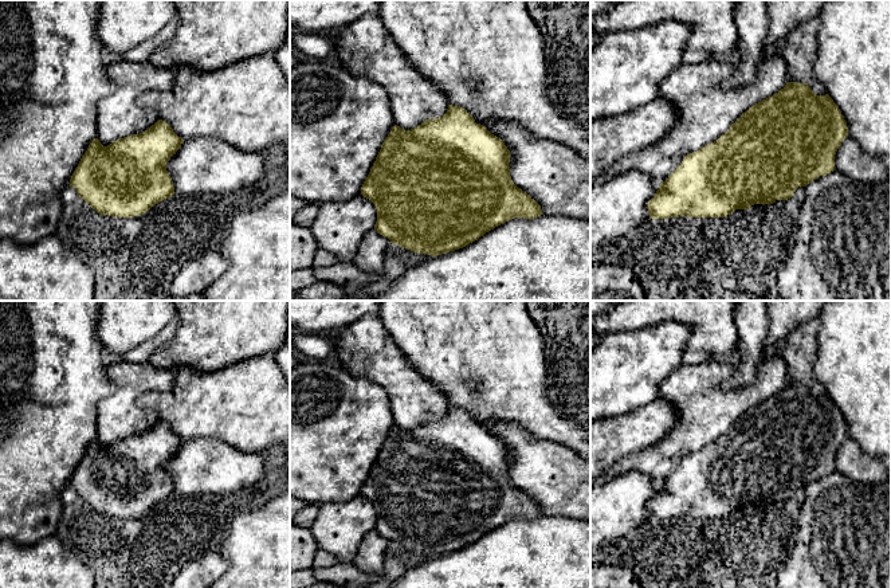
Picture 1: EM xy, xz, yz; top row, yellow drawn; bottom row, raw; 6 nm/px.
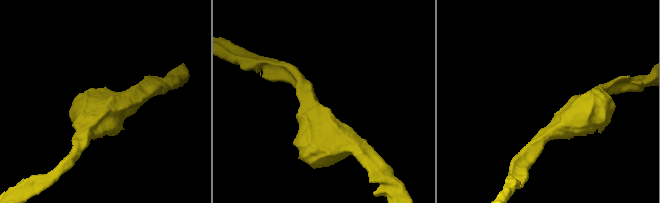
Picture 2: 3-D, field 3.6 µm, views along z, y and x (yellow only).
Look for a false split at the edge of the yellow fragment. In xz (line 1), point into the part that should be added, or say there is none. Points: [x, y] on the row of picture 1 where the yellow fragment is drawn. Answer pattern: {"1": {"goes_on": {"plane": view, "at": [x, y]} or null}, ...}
{"1": {"goes_on": null}}

